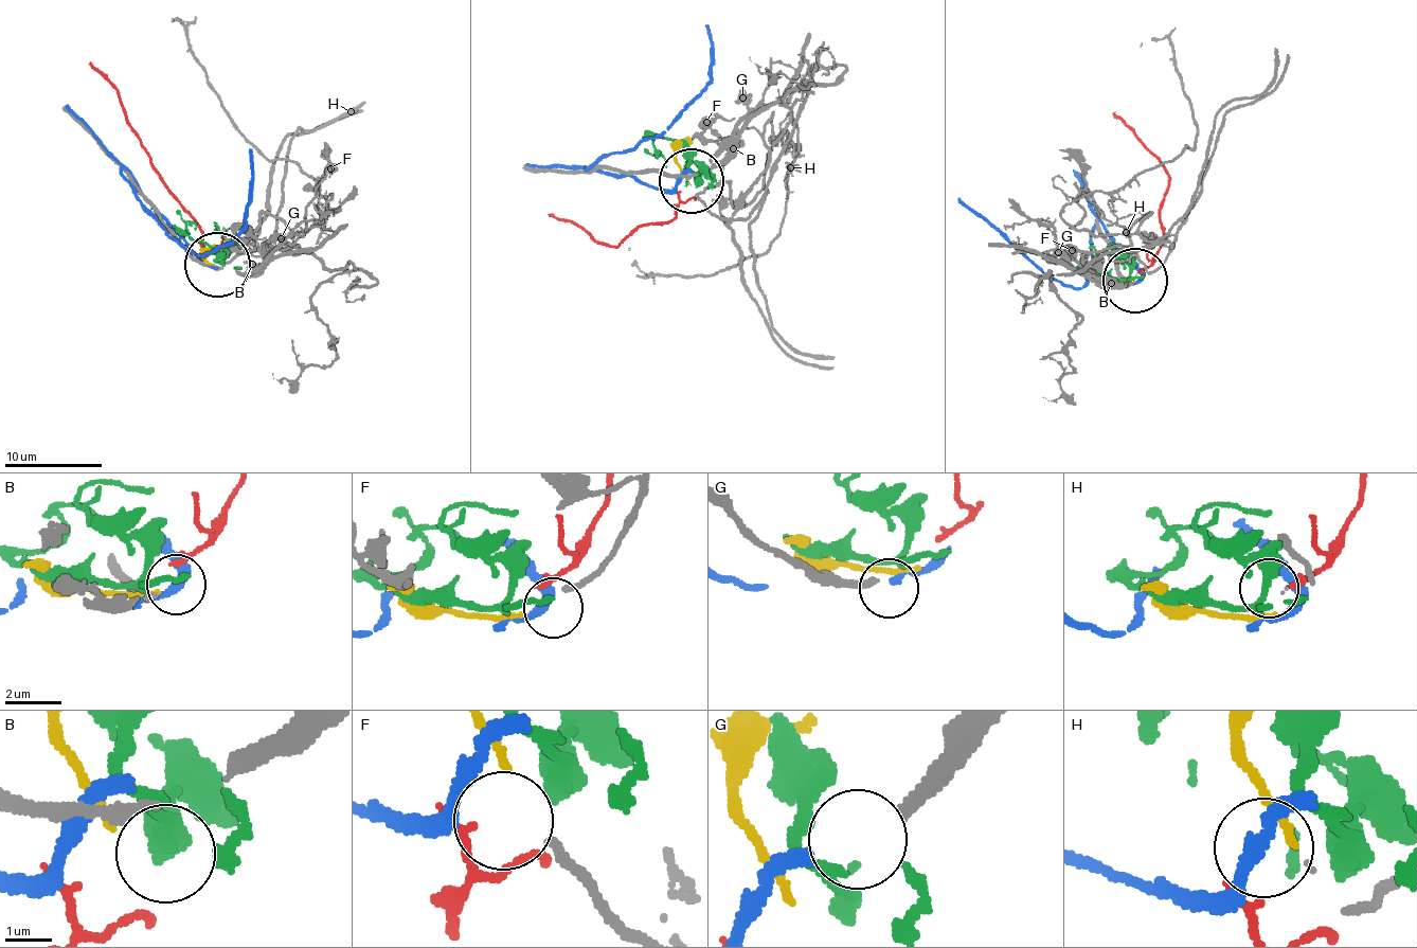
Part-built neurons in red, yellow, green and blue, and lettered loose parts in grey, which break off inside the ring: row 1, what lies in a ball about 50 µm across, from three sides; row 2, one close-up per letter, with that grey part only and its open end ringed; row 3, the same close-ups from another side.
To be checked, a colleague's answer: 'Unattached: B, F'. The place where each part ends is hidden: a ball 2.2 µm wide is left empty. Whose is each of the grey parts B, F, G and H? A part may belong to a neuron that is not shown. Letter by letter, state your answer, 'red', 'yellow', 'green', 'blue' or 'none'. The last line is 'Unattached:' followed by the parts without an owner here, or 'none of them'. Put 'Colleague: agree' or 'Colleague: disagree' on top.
Colleague: agree
B: none
F: none
G: blue
H: red
Unattached: B, F

